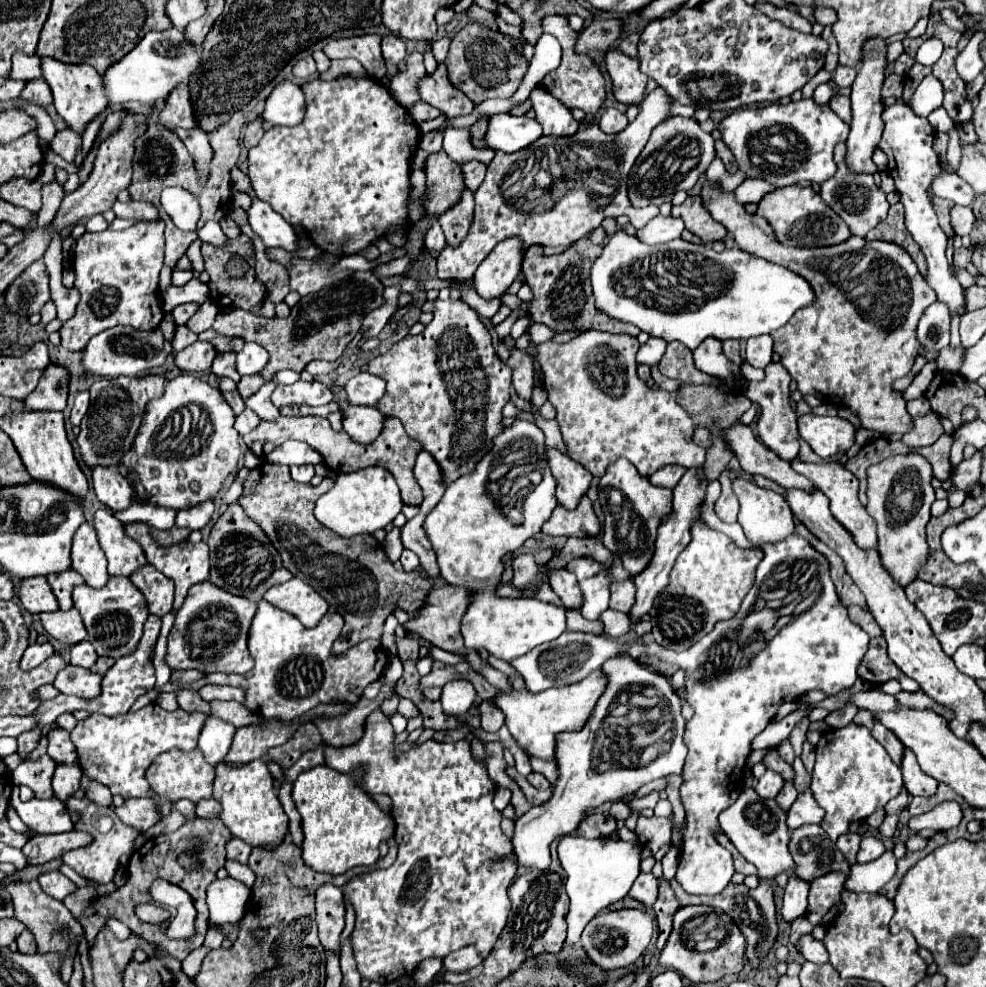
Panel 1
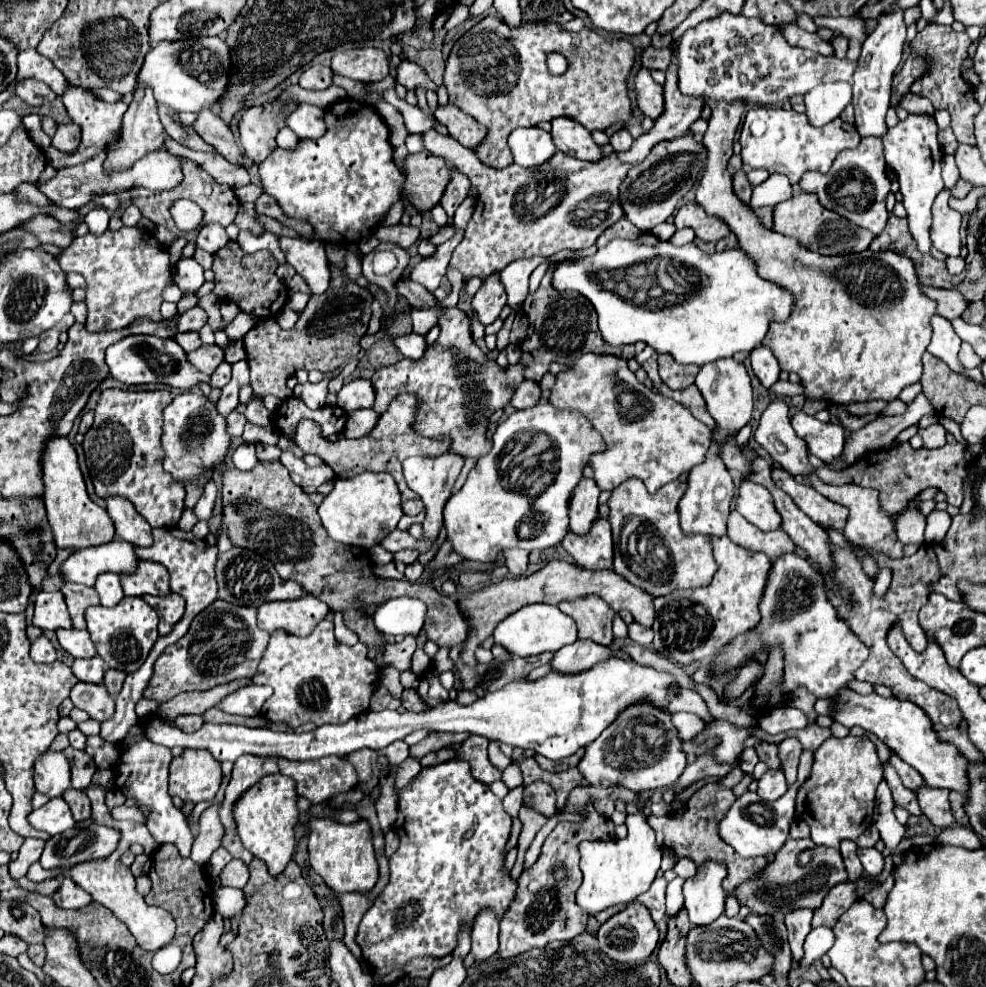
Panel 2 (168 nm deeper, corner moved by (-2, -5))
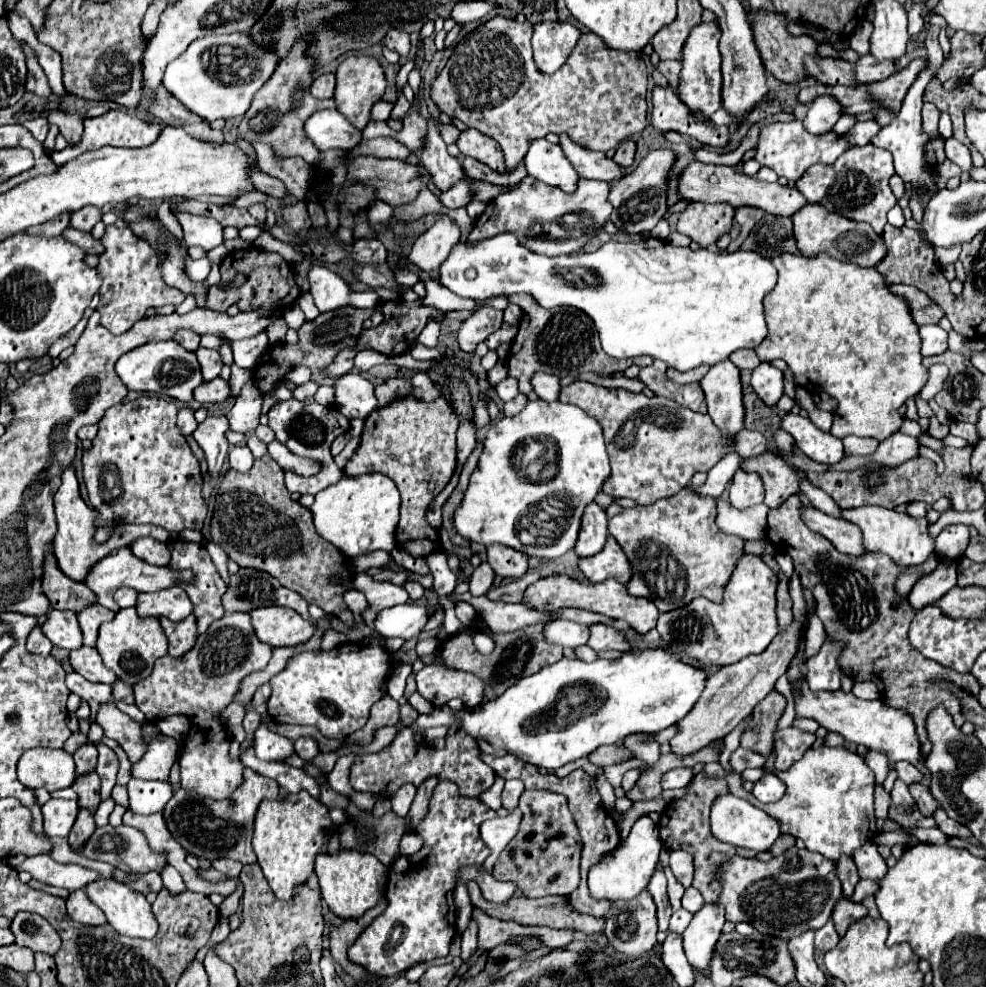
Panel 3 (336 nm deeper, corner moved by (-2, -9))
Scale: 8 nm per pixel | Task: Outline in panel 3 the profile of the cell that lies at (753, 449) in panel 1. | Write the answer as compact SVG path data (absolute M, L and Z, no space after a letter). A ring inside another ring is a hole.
M803 507L803 521L807 523L807 527L811 527L813 531L821 533L823 537L827 537L837 551L845 553L845 555L853 555L859 557L865 553L863 547L863 535L861 529L845 519L835 519L819 509L811 509L811 507Z

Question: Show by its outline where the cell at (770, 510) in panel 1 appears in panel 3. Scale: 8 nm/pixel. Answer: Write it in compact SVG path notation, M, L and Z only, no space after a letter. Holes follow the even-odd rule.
M737 469L729 487L729 501L737 509L749 509L753 505L763 503L765 489L763 481L757 473L747 473L743 469Z

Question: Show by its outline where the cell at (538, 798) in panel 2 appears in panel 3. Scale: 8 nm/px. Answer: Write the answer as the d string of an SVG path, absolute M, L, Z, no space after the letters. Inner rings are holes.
M543 789L523 791L519 809L523 813L519 833L507 843L493 867L497 881L511 881L523 897L569 895L579 885L581 837L567 807L567 797Z

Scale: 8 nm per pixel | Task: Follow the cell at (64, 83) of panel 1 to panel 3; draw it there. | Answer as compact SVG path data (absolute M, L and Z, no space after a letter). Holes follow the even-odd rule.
M109 111L109 113L101 115L101 117L85 119L85 131L83 131L81 141L77 145L65 147L59 153L53 153L51 157L55 157L57 165L63 165L63 163L79 157L85 151L93 151L93 149L99 149L99 147L105 147L105 145L113 145L113 147L147 147L147 145L157 141L159 133L161 133L161 125L157 125L157 123L153 123L153 125L145 123L141 119L135 119L127 111Z

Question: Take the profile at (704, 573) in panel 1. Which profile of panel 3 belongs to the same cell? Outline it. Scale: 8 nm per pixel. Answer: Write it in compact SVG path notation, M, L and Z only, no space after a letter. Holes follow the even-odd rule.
M745 553L739 559L739 565L731 577L731 583L727 583L723 603L711 603L709 599L693 599L687 607L683 607L679 611L661 613L659 623L657 623L657 631L661 633L661 643L673 655L691 657L703 665L719 665L719 667L737 663L747 655L763 653L767 649L767 645L773 641L773 637L779 633L777 615L775 615L775 605L777 605L775 589L777 589L775 573L763 563L761 557Z

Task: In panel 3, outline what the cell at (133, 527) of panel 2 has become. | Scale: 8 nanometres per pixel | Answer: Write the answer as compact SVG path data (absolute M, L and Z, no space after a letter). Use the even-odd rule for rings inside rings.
M141 537L141 539L135 539L131 543L131 549L133 549L133 555L139 557L141 561L149 563L149 565L157 565L157 567L167 567L169 561L171 561L171 551L165 543L159 543L157 539L151 539L151 537Z

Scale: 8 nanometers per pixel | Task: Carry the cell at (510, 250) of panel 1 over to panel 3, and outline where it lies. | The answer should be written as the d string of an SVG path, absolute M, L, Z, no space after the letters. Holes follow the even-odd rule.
M481 307L473 311L473 317L467 319L457 335L457 343L465 353L473 353L479 343L483 343L491 333L495 333L503 323L503 313L491 307Z

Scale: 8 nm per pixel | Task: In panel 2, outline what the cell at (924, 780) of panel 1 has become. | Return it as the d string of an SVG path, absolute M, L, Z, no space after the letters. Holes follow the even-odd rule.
M921 785L915 793L917 793L919 807L921 807L923 815L925 815L933 825L939 825L941 829L945 829L945 827L951 827L951 825L955 823L951 811L949 811L949 799L947 799L949 791Z

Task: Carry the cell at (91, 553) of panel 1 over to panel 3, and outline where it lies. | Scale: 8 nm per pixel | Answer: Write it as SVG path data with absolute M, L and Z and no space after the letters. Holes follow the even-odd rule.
M121 587L119 591L115 591L115 601L119 603L119 607L127 609L127 607L135 607L137 605L137 595L139 591L131 589L131 587Z

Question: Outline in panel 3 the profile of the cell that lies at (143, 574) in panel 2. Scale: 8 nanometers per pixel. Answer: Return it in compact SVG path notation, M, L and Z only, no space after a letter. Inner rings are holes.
M171 587L171 591L159 591L155 595L141 593L137 615L145 617L167 617L175 623L183 621L193 613L193 603L181 587Z

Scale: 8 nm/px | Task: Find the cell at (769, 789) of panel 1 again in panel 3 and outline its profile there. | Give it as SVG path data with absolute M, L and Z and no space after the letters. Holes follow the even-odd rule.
M765 773L757 783L755 783L755 787L753 787L753 797L759 801L759 803L775 803L775 801L779 801L781 797L783 797L783 793L785 793L785 783L779 779L779 777L775 777L775 775L771 775L771 773Z

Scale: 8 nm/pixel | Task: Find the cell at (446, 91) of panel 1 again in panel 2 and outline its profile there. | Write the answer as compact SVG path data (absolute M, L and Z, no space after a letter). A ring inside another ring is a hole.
M453 103L437 105L435 117L439 123L443 123L449 129L449 135L455 141L459 141L463 147L475 149L483 141L483 137L487 135L487 129L481 123L477 123L471 115L463 113Z

